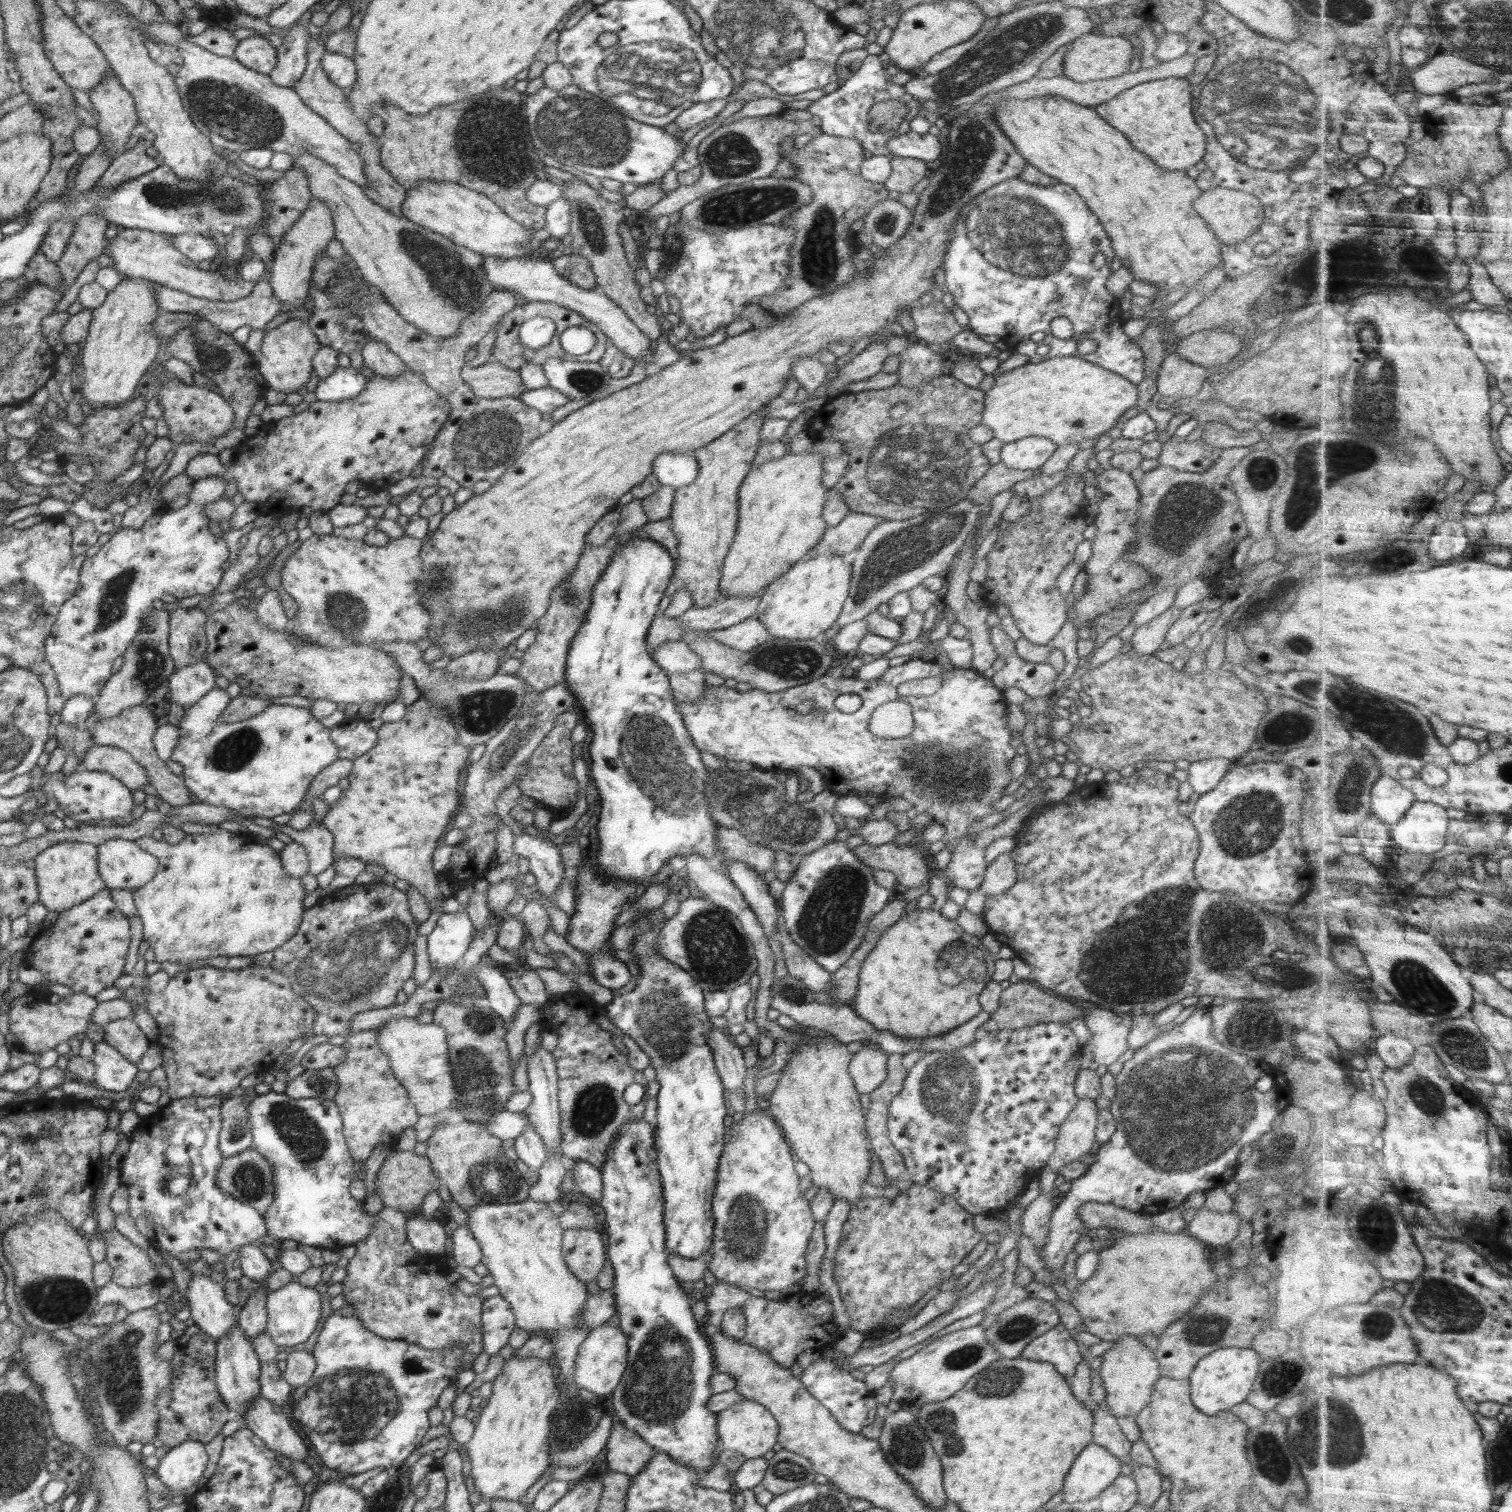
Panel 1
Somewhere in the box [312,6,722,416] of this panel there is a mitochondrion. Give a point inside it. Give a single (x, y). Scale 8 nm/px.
(675, 72)

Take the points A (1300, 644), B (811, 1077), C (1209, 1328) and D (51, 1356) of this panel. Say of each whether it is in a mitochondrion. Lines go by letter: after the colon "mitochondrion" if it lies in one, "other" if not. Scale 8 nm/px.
A: mitochondrion
B: other
C: mitochondrion
D: other

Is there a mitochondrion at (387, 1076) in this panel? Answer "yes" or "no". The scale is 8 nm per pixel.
no

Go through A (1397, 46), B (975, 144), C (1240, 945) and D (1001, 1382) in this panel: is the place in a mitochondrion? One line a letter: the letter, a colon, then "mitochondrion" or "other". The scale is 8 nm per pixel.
A: other
B: mitochondrion
C: mitochondrion
D: mitochondrion

